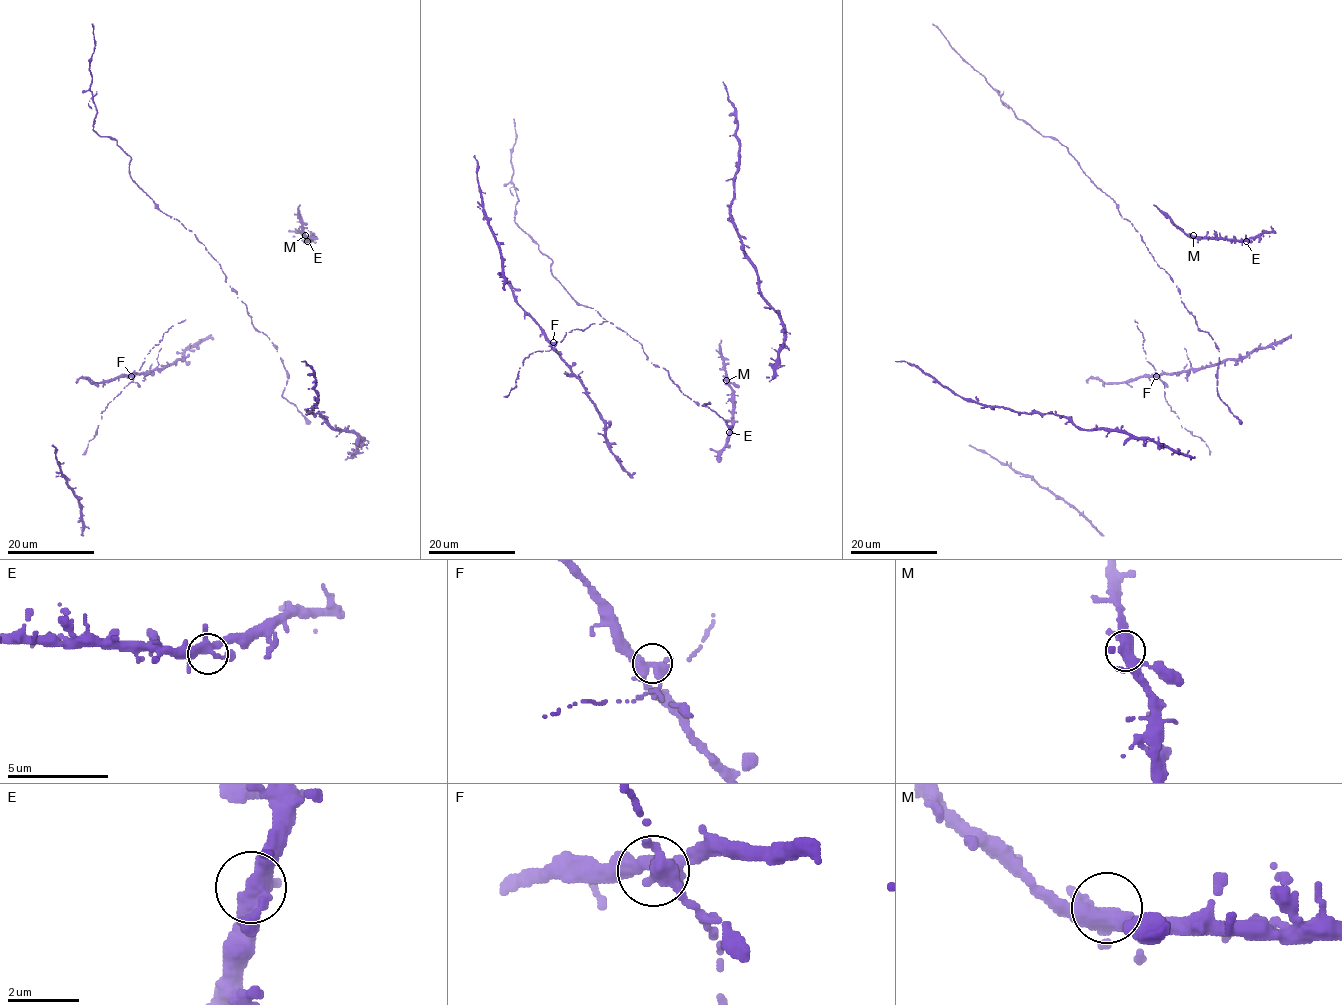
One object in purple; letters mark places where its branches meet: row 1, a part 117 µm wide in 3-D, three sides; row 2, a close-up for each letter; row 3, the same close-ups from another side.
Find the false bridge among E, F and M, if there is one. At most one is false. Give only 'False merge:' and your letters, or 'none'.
False merge: F

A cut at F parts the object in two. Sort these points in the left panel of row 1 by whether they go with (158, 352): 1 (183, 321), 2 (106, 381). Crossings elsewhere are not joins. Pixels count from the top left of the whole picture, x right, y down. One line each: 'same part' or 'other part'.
1: other part
2: same part

